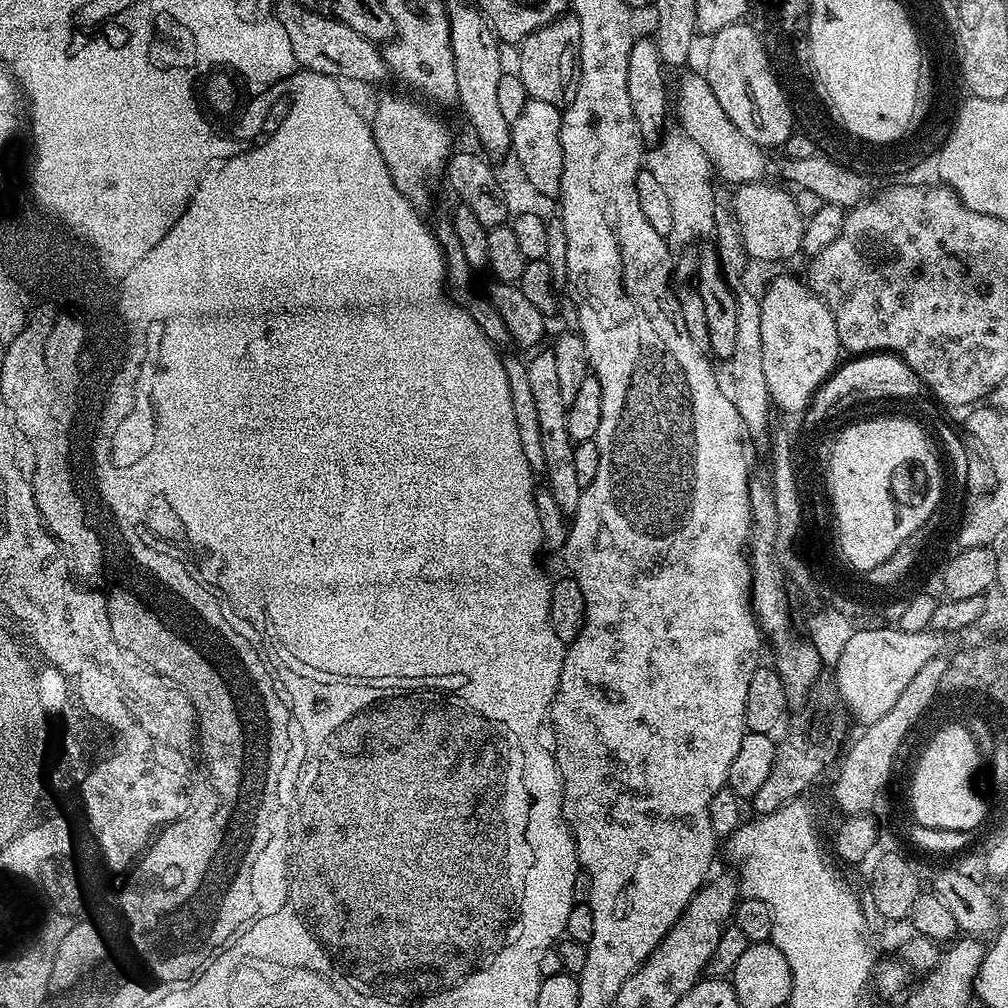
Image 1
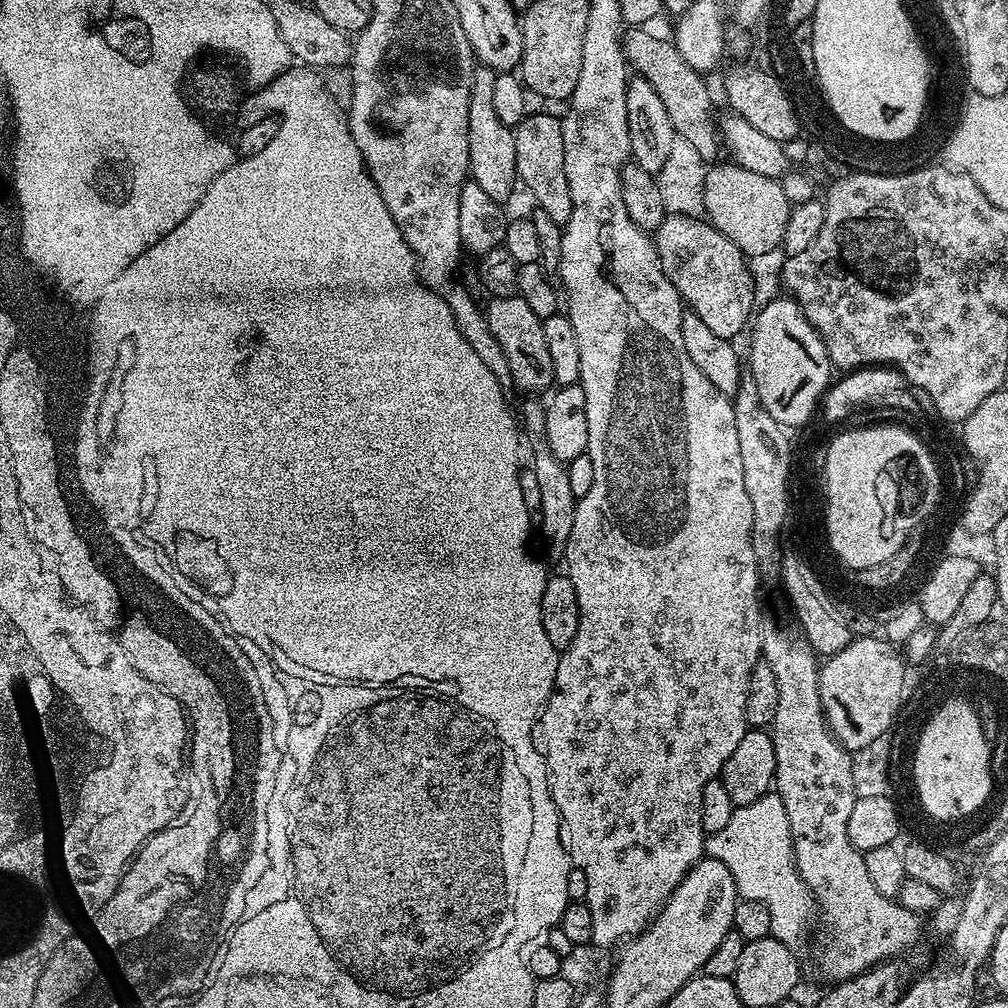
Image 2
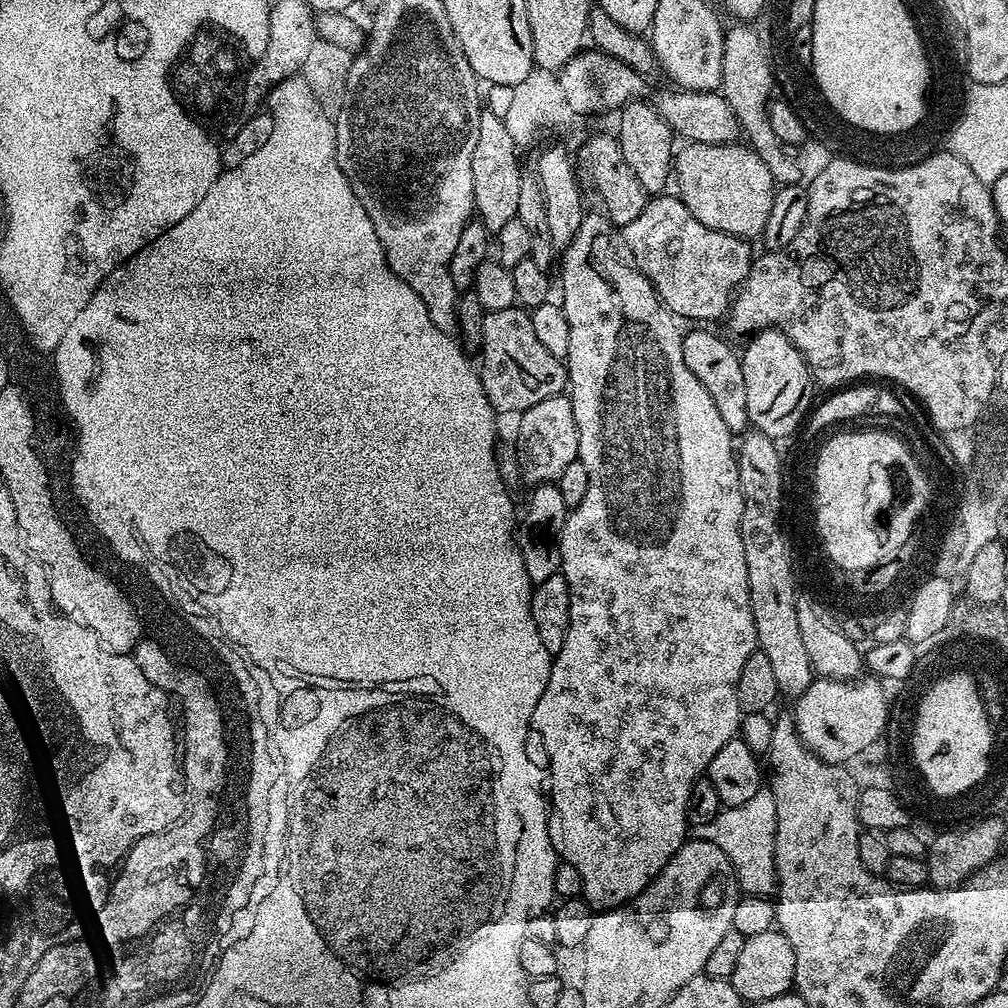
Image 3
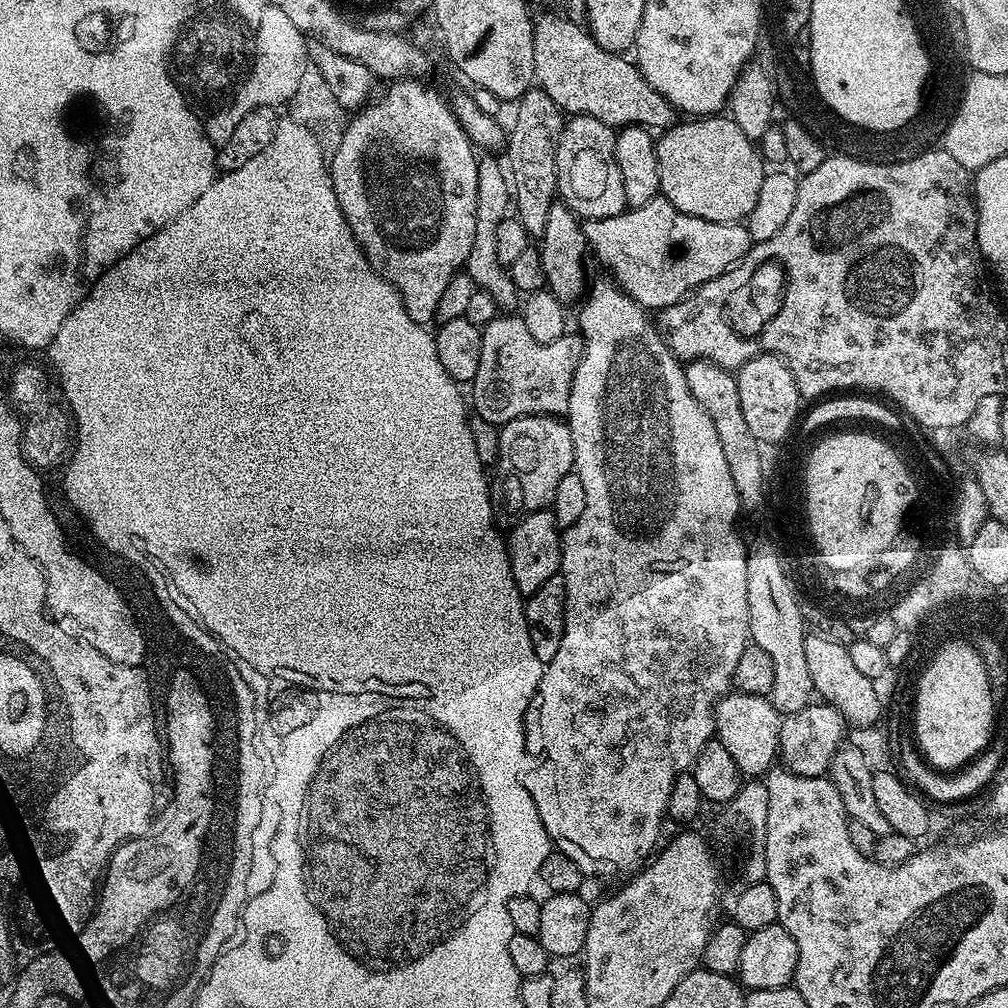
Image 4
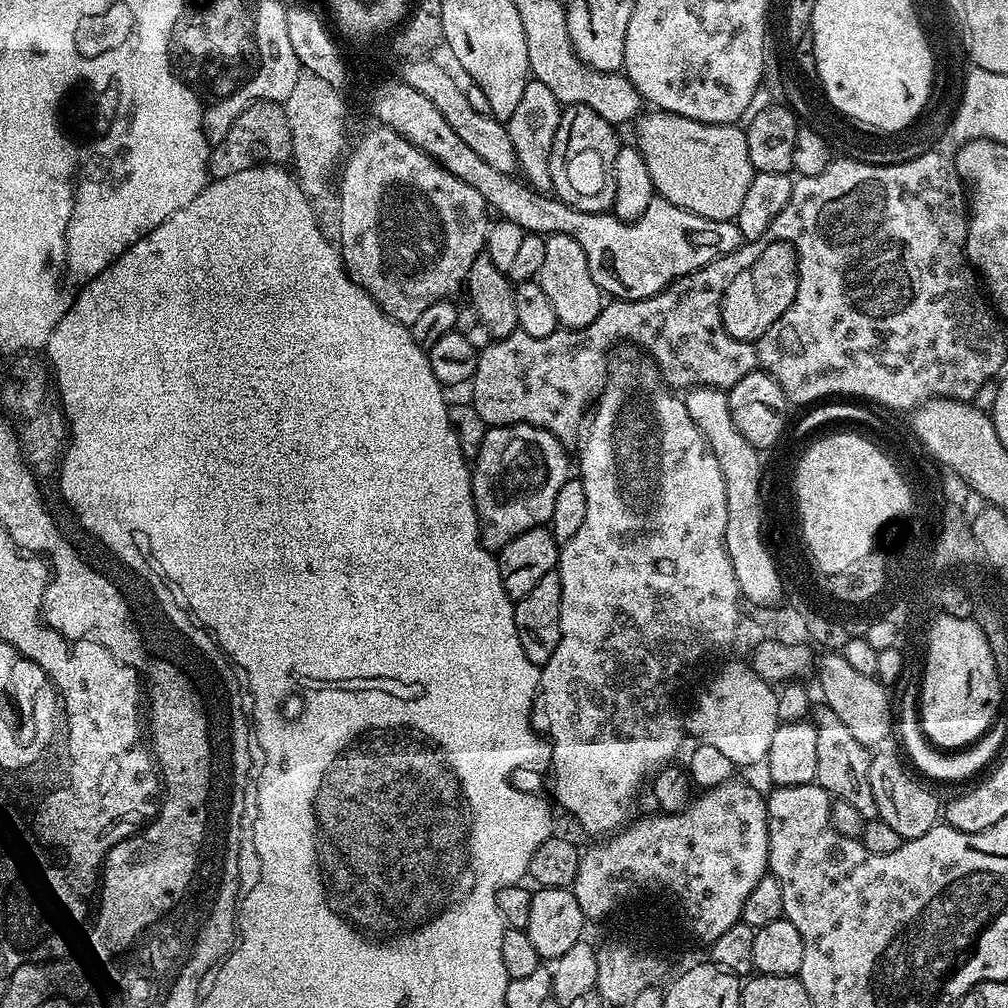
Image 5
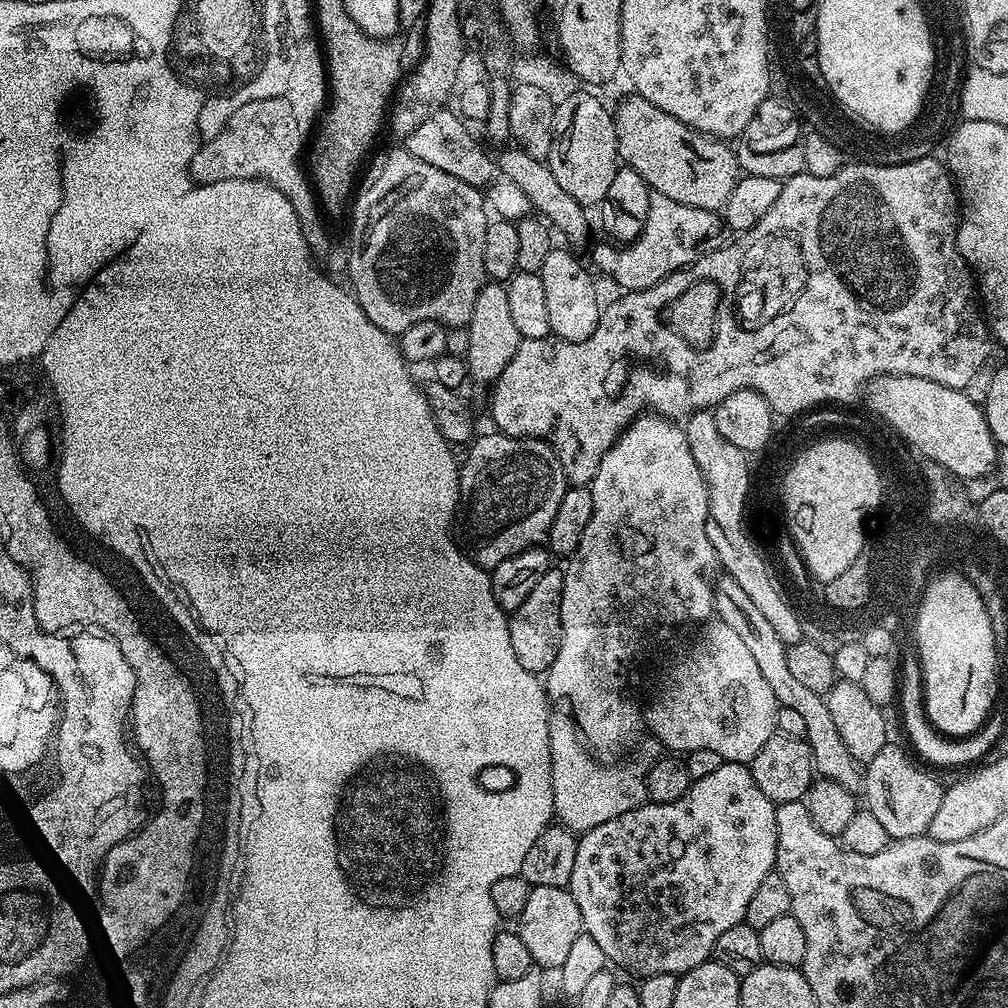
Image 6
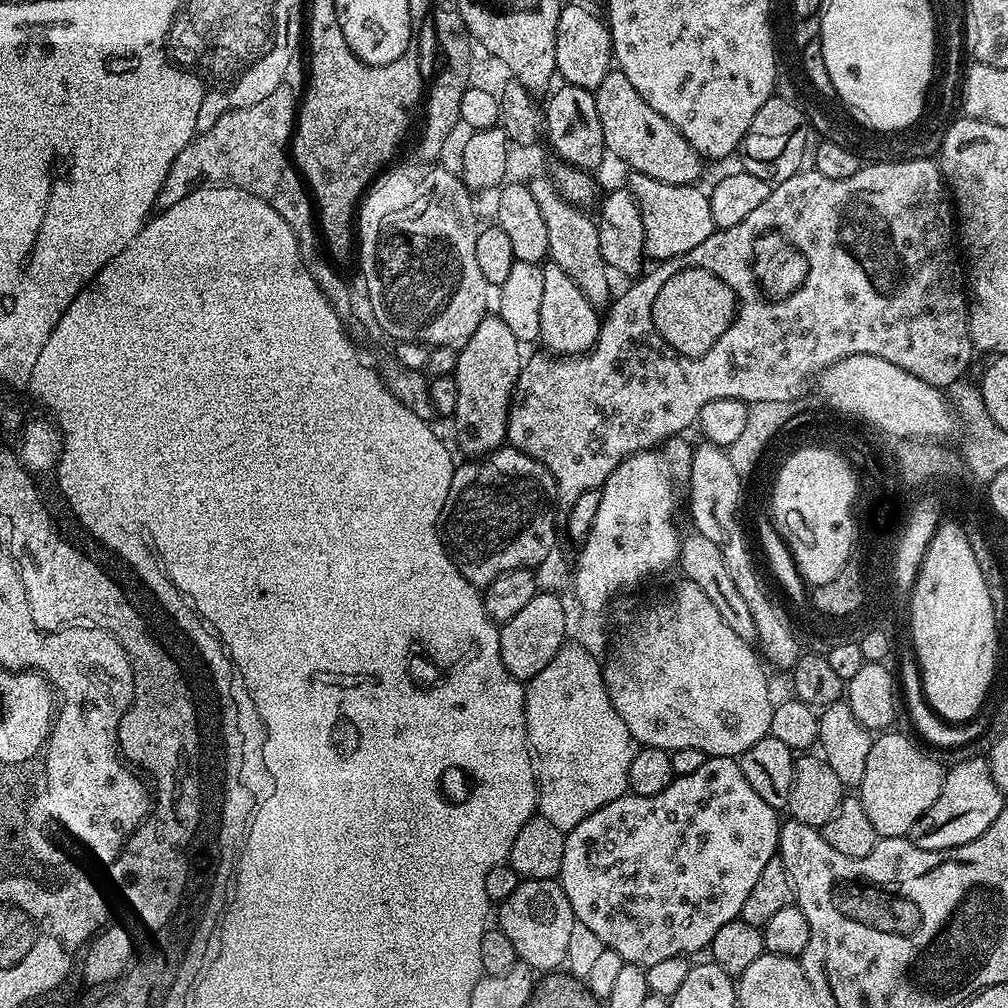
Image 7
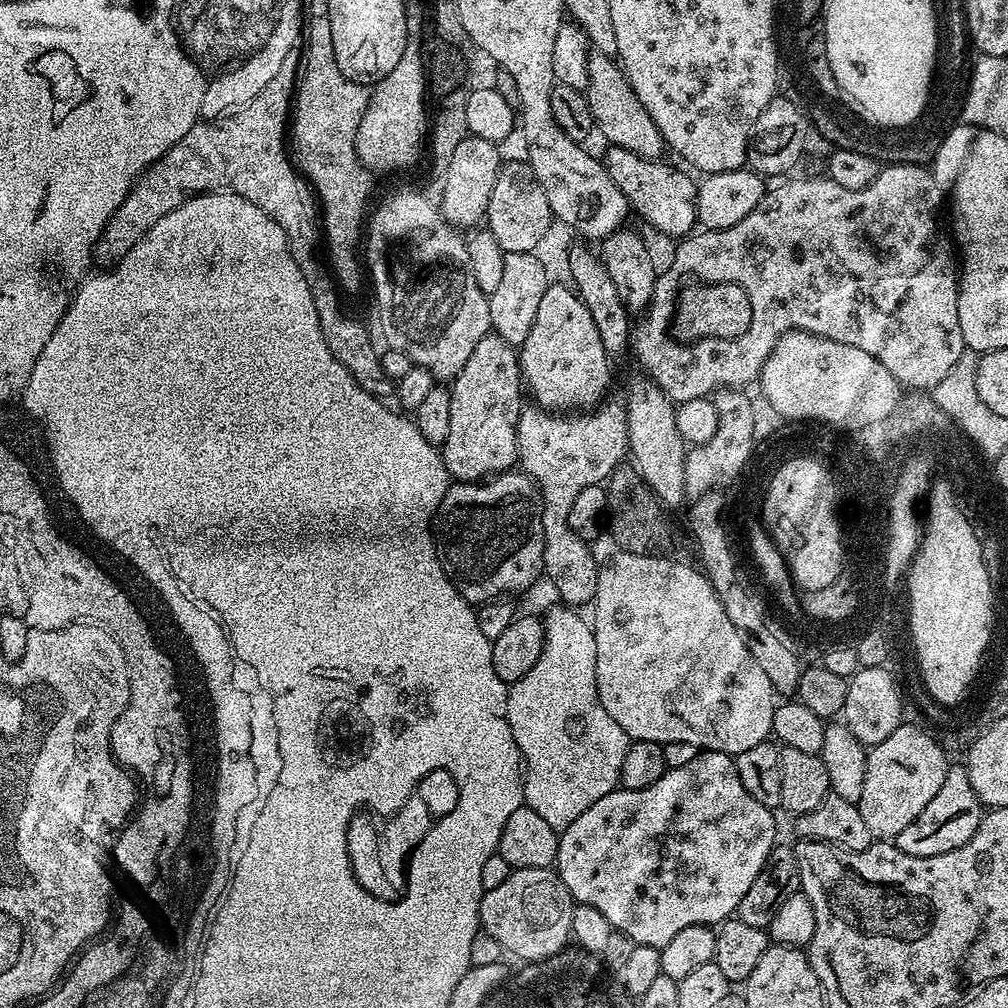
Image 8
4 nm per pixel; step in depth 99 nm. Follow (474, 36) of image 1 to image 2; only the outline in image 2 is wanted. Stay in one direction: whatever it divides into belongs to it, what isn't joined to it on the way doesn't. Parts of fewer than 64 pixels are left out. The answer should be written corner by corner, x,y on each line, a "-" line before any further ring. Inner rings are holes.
477,67
472,73
470,102
468,103
468,170
470,179
478,182
490,198
505,201
511,191
516,174
514,154
515,131
504,125
502,118
494,111
494,82
497,73
491,68

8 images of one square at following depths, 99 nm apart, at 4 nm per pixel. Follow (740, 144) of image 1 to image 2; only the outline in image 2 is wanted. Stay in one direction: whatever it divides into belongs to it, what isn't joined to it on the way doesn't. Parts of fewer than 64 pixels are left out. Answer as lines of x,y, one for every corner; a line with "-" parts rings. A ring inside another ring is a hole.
632,26
625,31
622,43
629,69
635,75
646,78
650,86
654,86
658,98
662,98
662,103
666,105
666,114
670,114
670,122
677,137
690,142
705,162
715,161
719,157
716,155
721,155
722,141
718,135
717,121
712,121
712,96
704,85
705,77
696,72
682,58
682,54
678,54
671,39
663,40
648,31
652,30
644,26

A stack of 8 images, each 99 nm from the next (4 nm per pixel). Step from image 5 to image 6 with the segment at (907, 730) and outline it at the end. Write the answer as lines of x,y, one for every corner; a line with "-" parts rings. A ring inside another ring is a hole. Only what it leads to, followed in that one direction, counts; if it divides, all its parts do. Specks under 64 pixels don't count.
908,646
902,652
902,662
898,664
898,685
897,703
900,704
902,714
902,724
913,748
926,760
929,765
944,766
952,768
954,766
964,766
972,762
981,761
996,741
996,736
1000,732
1000,716
994,716
994,720
988,725
983,725
965,737
951,737
943,732
937,731
931,722
924,708
923,677
918,673
918,654
913,647

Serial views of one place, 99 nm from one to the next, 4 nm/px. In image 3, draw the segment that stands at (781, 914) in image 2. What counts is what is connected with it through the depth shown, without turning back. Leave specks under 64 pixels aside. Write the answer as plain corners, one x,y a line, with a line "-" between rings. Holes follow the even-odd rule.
762,790
754,794
742,806
733,808
721,807
716,817
709,824
701,824
698,828
701,840
708,840
730,862
736,876
741,893
750,896
771,897
776,891
776,863
774,862
774,838
776,837
776,811
771,791

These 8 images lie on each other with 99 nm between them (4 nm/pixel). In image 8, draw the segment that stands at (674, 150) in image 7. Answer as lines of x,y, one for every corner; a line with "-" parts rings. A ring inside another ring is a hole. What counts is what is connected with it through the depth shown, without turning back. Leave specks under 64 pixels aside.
589,51
586,95
595,131
601,132
611,147
624,148
647,160
658,160
665,155
666,145
658,126
654,126
654,118
646,114
646,106
638,102
638,94
634,94
623,68
613,57

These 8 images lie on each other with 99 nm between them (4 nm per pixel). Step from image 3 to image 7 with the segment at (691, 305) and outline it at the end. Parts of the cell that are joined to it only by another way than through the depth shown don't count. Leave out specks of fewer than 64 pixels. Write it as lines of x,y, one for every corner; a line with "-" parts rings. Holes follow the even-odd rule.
641,172
629,177
626,184
629,189
635,190
636,205
640,208
644,227
644,254
649,261
663,262
678,258
694,250
694,246
702,246
702,242
717,231
705,189
683,184
657,184
654,178
646,178
646,174

